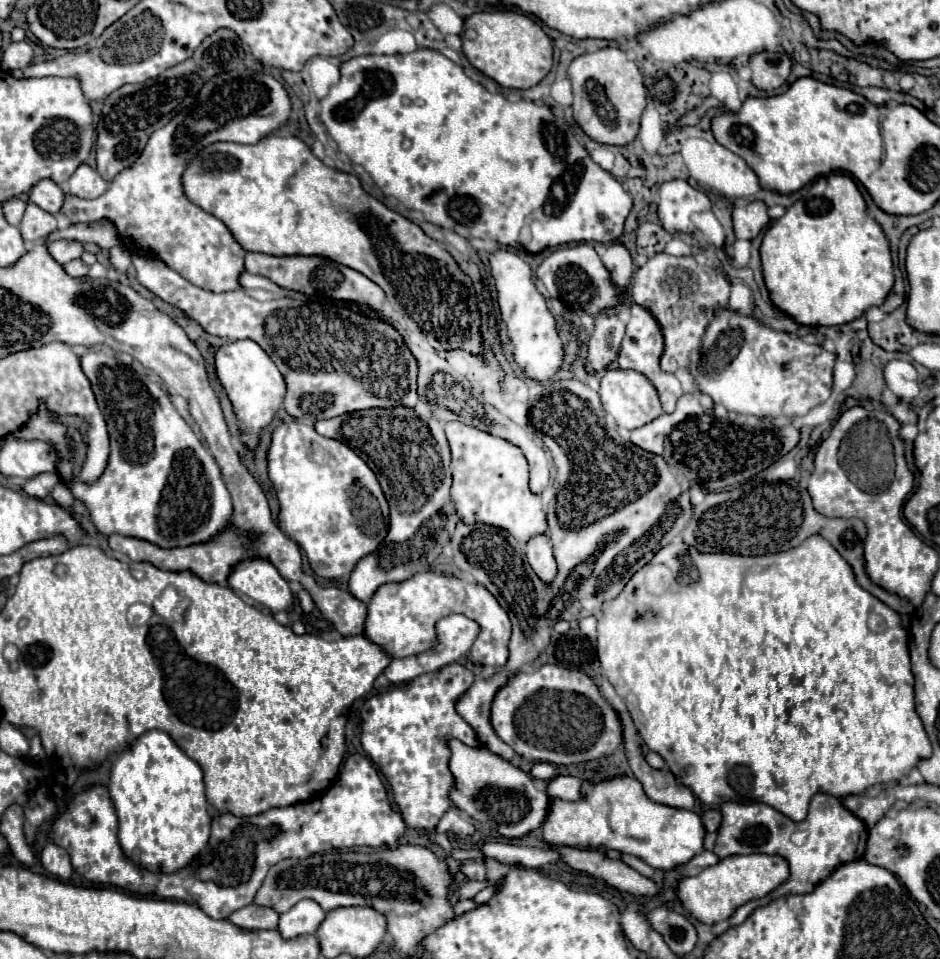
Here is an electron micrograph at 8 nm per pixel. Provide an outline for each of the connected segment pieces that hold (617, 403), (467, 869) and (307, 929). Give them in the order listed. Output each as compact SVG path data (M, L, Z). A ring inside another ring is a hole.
M608 369L602 377L602 383L600 383L600 399L602 399L604 411L610 413L616 419L616 423L626 429L642 427L662 415L662 407L660 407L660 399L656 395L656 389L638 371Z
M468 861L462 865L462 875L468 879L484 879L484 863L482 861Z
M302 899L290 911L280 915L278 931L284 939L292 939L306 933L316 933L320 923L324 921L326 911L312 899Z

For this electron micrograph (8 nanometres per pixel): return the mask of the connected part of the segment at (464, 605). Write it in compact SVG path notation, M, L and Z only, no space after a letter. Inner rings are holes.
M422 571L420 575L414 575L412 579L404 581L404 583L386 583L384 587L380 587L380 591L376 591L376 595L372 597L372 601L368 603L368 619L366 619L366 629L364 635L368 639L372 639L374 643L378 643L380 647L384 647L384 651L388 651L392 657L408 657L408 655L416 655L420 651L428 651L428 647L432 647L432 639L436 639L436 619L450 615L450 613L462 613L468 615L470 619L474 619L476 623L480 623L480 635L476 639L476 643L472 645L472 653L470 653L470 661L476 665L496 665L496 667L504 667L508 661L508 641L510 641L510 633L512 633L512 623L508 613L498 605L498 601L494 599L494 595L490 591L486 591L480 585L470 585L462 579L456 577L446 577L434 571Z

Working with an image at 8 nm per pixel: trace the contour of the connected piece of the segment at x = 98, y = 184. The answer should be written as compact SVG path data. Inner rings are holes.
M86 163L80 165L68 179L68 193L80 199L96 199L106 193L106 189L108 183L104 183L104 179L100 179L100 175Z

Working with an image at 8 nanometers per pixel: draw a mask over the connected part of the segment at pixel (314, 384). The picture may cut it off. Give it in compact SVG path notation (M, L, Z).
M134 255L132 263L138 273L138 281L150 289L154 295L158 295L162 301L182 309L190 319L202 325L202 329L210 335L224 337L230 341L236 339L252 339L256 341L276 363L278 371L282 373L288 393L284 397L284 409L292 417L304 417L318 413L318 419L330 419L344 413L360 411L360 409L372 409L372 407L414 407L418 401L416 395L416 373L418 363L412 355L412 351L406 347L402 335L386 321L368 317L364 313L358 313L350 307L338 307L334 303L306 303L296 299L276 299L276 301L256 301L244 291L228 291L228 293L212 293L204 291L184 277L180 277L174 269L170 269L162 259L150 257L150 255Z

